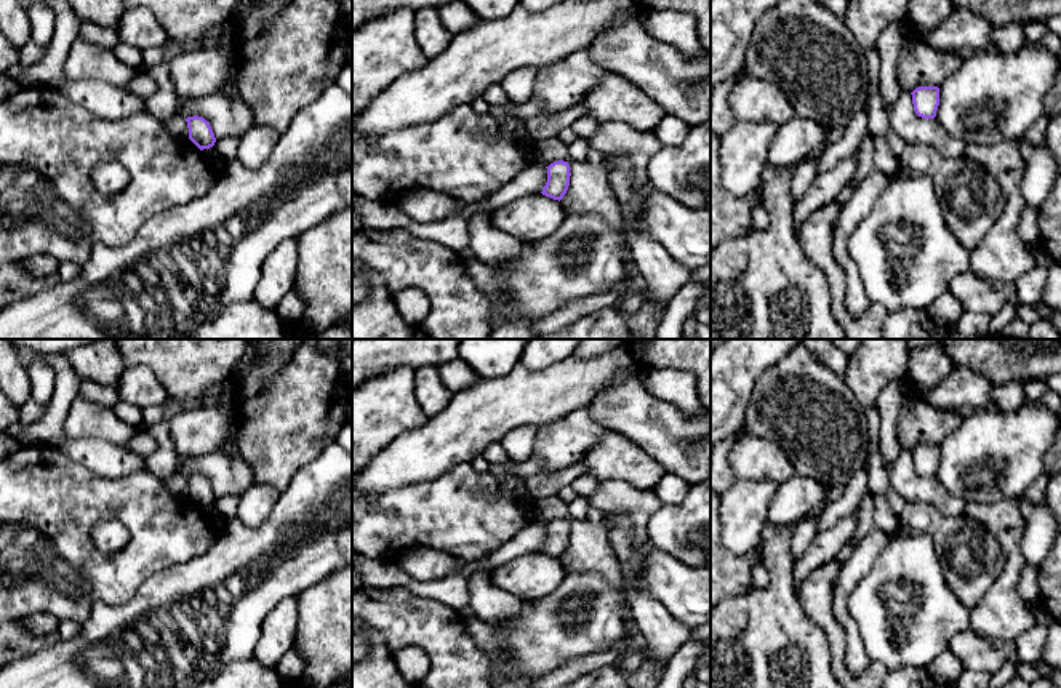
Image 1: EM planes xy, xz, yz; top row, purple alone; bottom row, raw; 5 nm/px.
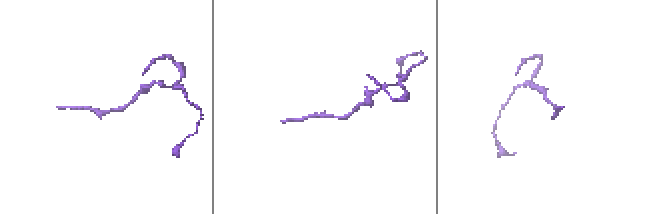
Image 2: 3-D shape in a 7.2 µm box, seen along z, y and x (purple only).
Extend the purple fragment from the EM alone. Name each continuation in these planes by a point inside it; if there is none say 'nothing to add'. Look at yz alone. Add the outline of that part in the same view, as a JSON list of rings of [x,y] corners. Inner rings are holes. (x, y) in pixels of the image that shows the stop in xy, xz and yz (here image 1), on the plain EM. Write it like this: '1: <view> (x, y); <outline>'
nothing to add

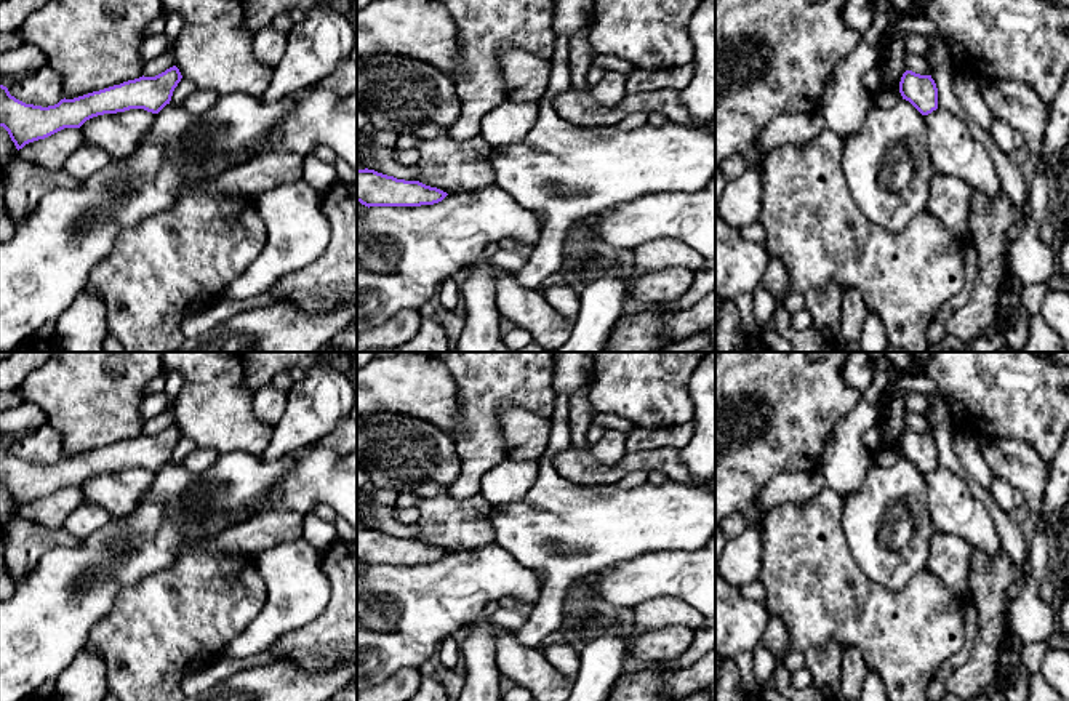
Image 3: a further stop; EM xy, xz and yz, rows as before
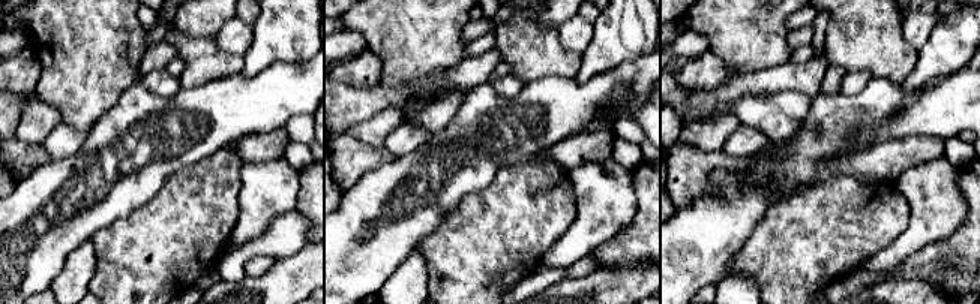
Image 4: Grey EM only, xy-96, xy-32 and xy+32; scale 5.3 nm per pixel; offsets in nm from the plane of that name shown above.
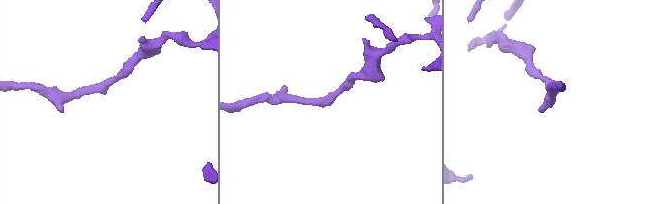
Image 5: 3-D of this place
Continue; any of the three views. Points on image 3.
nothing to add

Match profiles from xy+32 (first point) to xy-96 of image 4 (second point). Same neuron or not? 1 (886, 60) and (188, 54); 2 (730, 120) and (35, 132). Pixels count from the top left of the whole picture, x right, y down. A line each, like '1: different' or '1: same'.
1: same
2: same

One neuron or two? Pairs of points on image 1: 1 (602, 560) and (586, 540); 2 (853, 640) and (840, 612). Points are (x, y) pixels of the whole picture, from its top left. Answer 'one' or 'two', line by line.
1: one
2: one

